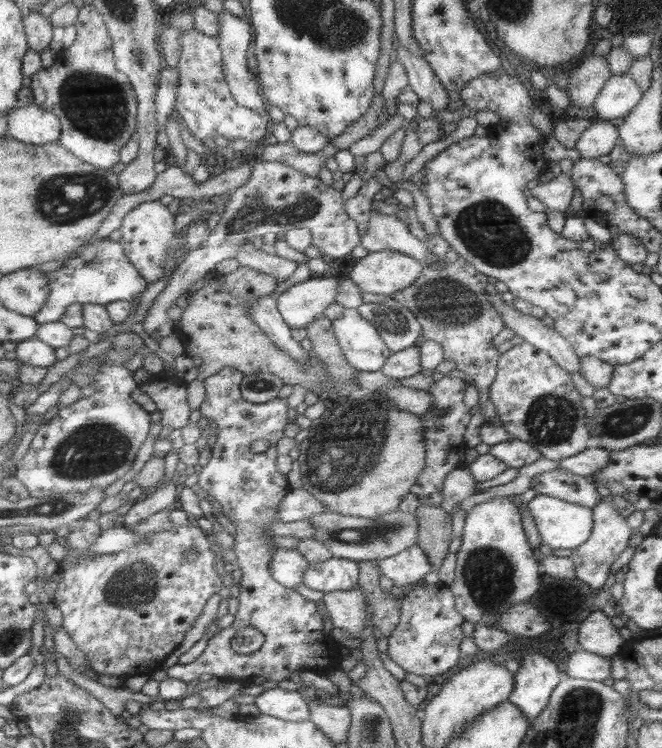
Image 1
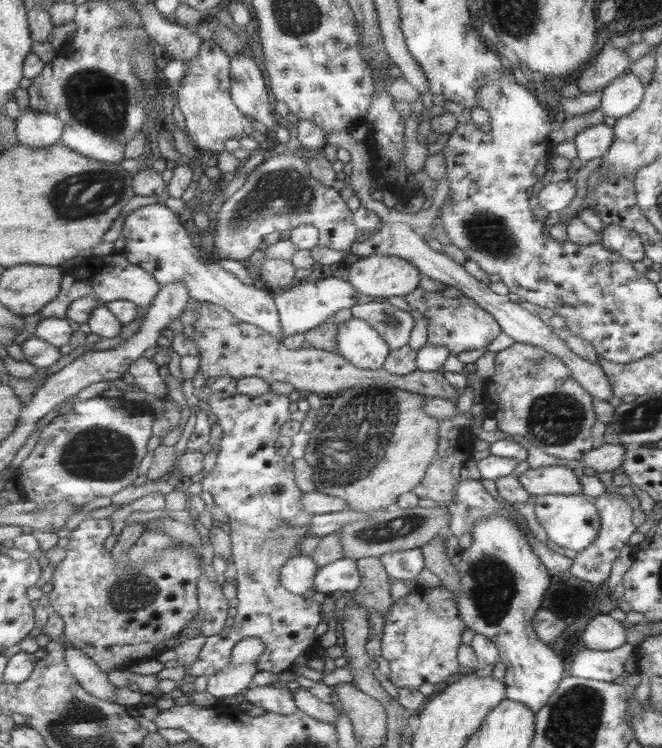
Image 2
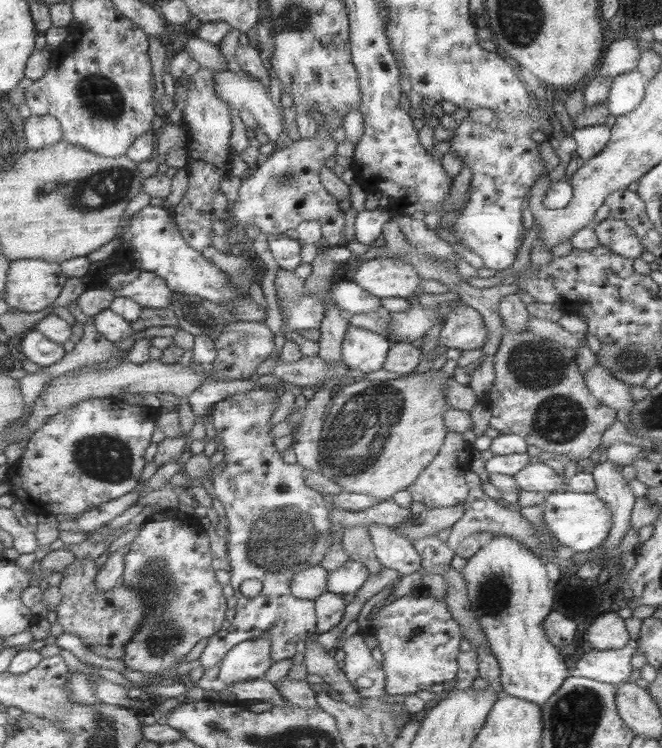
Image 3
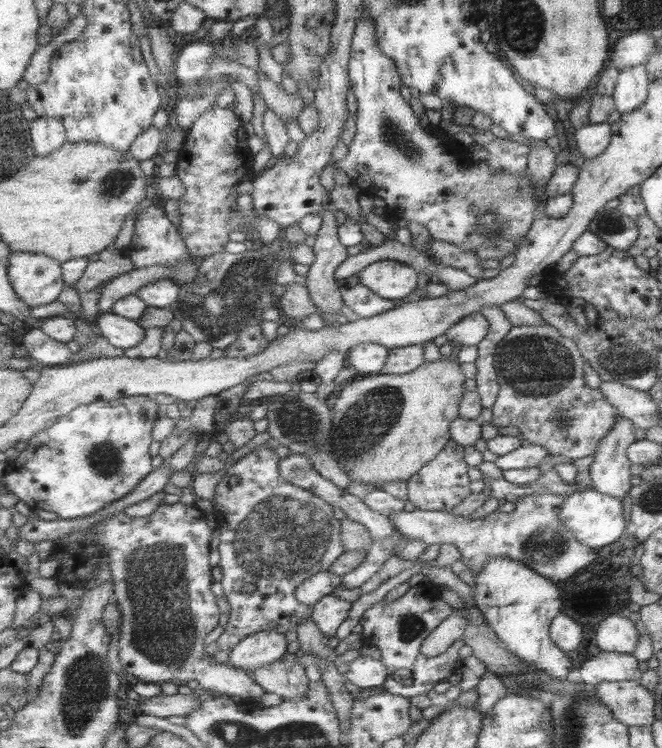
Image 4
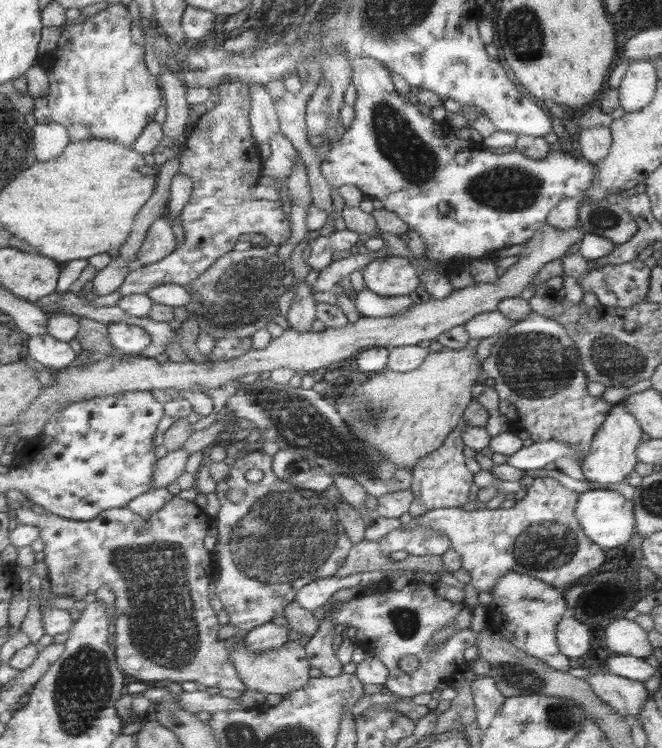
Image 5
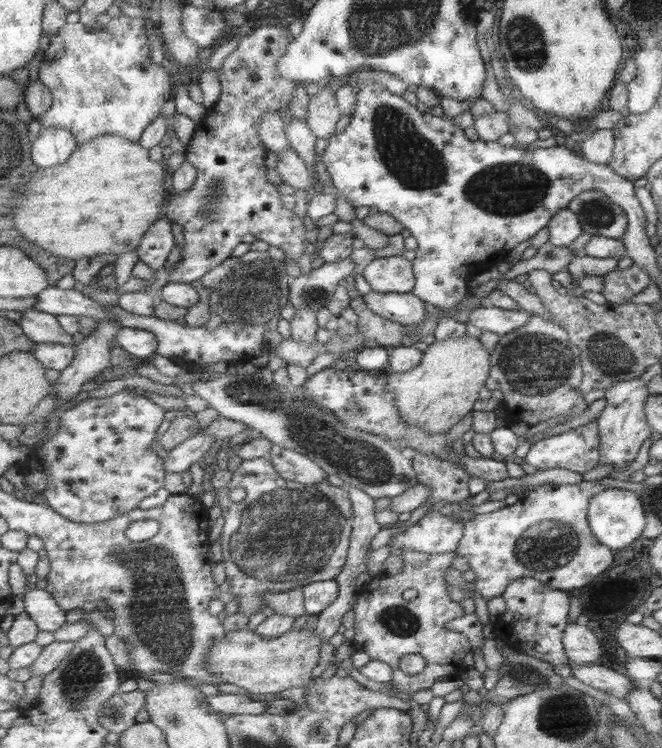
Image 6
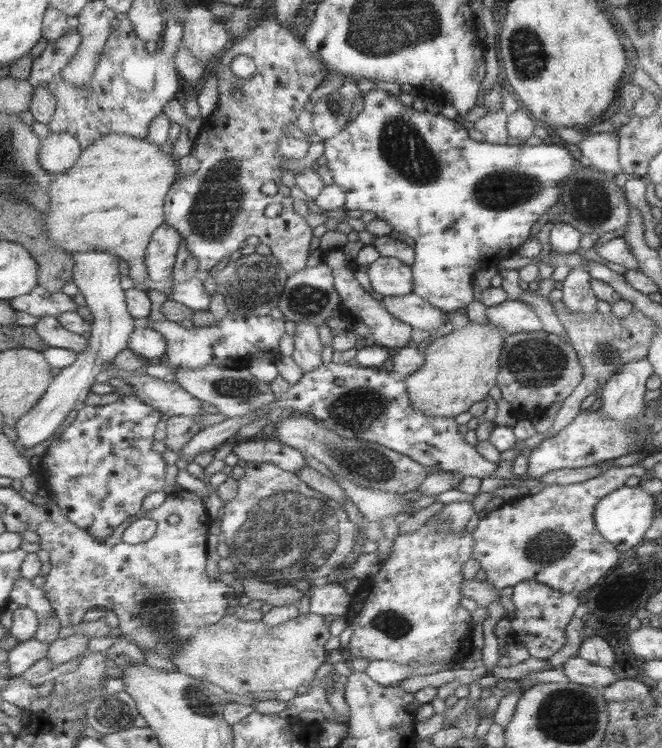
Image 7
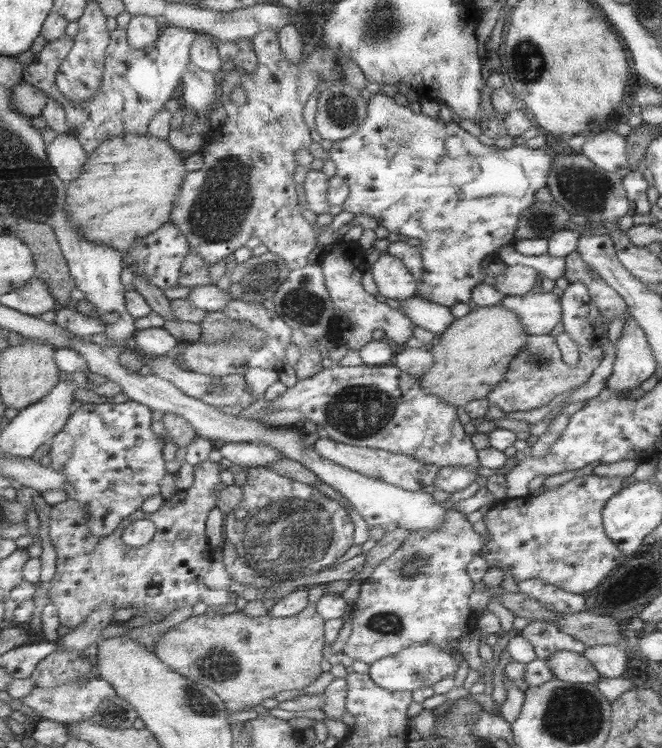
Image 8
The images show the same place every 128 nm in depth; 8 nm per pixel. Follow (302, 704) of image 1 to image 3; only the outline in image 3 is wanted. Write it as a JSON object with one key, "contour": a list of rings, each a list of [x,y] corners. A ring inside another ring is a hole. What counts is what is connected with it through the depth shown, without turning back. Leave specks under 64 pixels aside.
{"contour":[[[264,678],[235,682],[235,684],[231,684],[226,688],[231,690],[238,700],[269,702],[273,707],[285,706],[287,703],[277,684],[271,683]]]}

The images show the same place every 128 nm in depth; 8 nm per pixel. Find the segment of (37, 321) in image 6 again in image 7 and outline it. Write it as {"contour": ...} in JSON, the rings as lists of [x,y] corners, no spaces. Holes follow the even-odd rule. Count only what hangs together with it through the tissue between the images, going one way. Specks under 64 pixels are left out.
{"contour":[[[56,316],[40,317],[34,328],[39,336],[51,347],[69,349],[77,353],[89,349],[90,338],[85,338],[81,334],[67,330],[60,324]]]}

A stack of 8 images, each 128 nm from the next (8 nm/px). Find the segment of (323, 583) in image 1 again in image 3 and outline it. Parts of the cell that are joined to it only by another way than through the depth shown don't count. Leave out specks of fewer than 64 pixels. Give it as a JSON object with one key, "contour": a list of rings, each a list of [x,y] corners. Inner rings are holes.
{"contour":[[[352,559],[343,568],[329,571],[329,575],[328,592],[343,596],[359,592],[370,577],[366,567],[361,562]]]}

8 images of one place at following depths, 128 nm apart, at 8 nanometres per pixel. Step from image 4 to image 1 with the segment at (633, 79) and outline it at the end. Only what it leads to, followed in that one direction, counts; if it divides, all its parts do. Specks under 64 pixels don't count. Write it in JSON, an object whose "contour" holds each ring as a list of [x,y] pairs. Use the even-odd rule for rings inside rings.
{"contour":[[[611,75],[597,94],[592,107],[597,111],[597,118],[609,122],[611,119],[624,117],[637,105],[642,96],[641,90],[628,75]]]}

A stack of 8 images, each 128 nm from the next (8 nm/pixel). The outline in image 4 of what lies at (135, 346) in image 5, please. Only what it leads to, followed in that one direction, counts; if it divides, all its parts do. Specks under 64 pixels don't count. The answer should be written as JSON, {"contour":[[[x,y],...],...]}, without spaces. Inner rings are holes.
{"contour":[[[113,311],[98,317],[98,327],[104,337],[117,348],[133,348],[145,338],[145,328],[137,321],[115,314]]]}

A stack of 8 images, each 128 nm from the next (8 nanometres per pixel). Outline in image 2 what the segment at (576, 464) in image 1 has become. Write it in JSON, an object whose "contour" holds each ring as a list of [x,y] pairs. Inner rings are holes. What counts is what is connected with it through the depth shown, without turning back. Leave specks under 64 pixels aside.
{"contour":[[[603,443],[598,448],[592,448],[583,455],[579,468],[591,468],[597,472],[616,472],[623,461],[623,453],[627,451],[621,444]]]}

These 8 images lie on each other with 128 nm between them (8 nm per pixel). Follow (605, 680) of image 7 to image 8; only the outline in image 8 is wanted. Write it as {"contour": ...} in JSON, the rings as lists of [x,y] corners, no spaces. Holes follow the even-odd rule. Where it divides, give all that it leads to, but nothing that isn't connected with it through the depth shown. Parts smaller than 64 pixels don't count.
{"contour":[[[571,651],[553,652],[546,659],[552,677],[565,683],[597,683],[600,675],[582,655]]]}

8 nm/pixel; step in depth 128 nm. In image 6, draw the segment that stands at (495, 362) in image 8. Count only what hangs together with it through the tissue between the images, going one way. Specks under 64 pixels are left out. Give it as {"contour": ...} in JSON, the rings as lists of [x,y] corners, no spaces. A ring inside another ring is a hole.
{"contour":[[[461,336],[460,338],[435,340],[422,352],[421,363],[415,368],[405,371],[386,373],[387,384],[395,392],[397,406],[401,410],[401,418],[409,426],[417,426],[423,432],[429,434],[441,434],[455,426],[460,420],[472,411],[478,399],[478,392],[485,386],[485,380],[489,377],[489,355],[478,338]]]}

